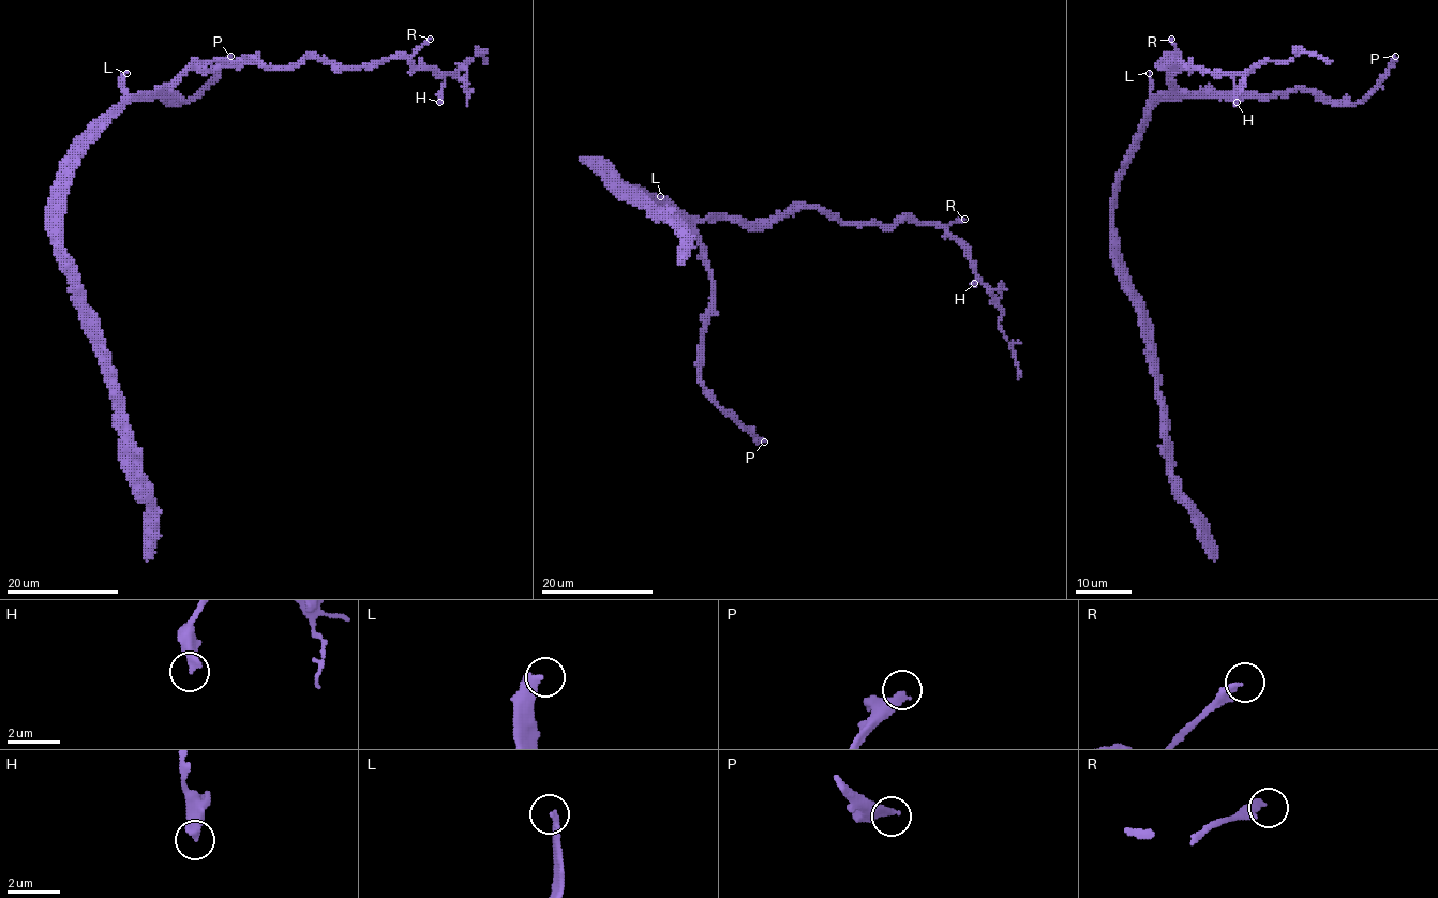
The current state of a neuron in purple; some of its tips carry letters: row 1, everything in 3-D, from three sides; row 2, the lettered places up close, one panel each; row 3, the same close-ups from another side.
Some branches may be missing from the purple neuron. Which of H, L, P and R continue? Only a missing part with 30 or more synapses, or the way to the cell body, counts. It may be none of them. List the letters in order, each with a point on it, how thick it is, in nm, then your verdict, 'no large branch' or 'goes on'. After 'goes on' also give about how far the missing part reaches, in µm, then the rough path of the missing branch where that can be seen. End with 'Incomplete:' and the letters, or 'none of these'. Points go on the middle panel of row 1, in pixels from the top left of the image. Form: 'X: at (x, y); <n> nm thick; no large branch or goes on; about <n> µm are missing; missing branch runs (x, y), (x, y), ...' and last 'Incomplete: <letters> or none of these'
H: at (974, 283); 380 nm thick; no large branch
L: at (660, 196); 260 nm thick; goes on; about 10 µm are missing; missing branch runs (660, 196), (642, 201), (634, 215)
P: at (764, 442); 360 nm thick; no large branch
R: at (964, 219); 240 nm thick; no large branch
Incomplete: L

